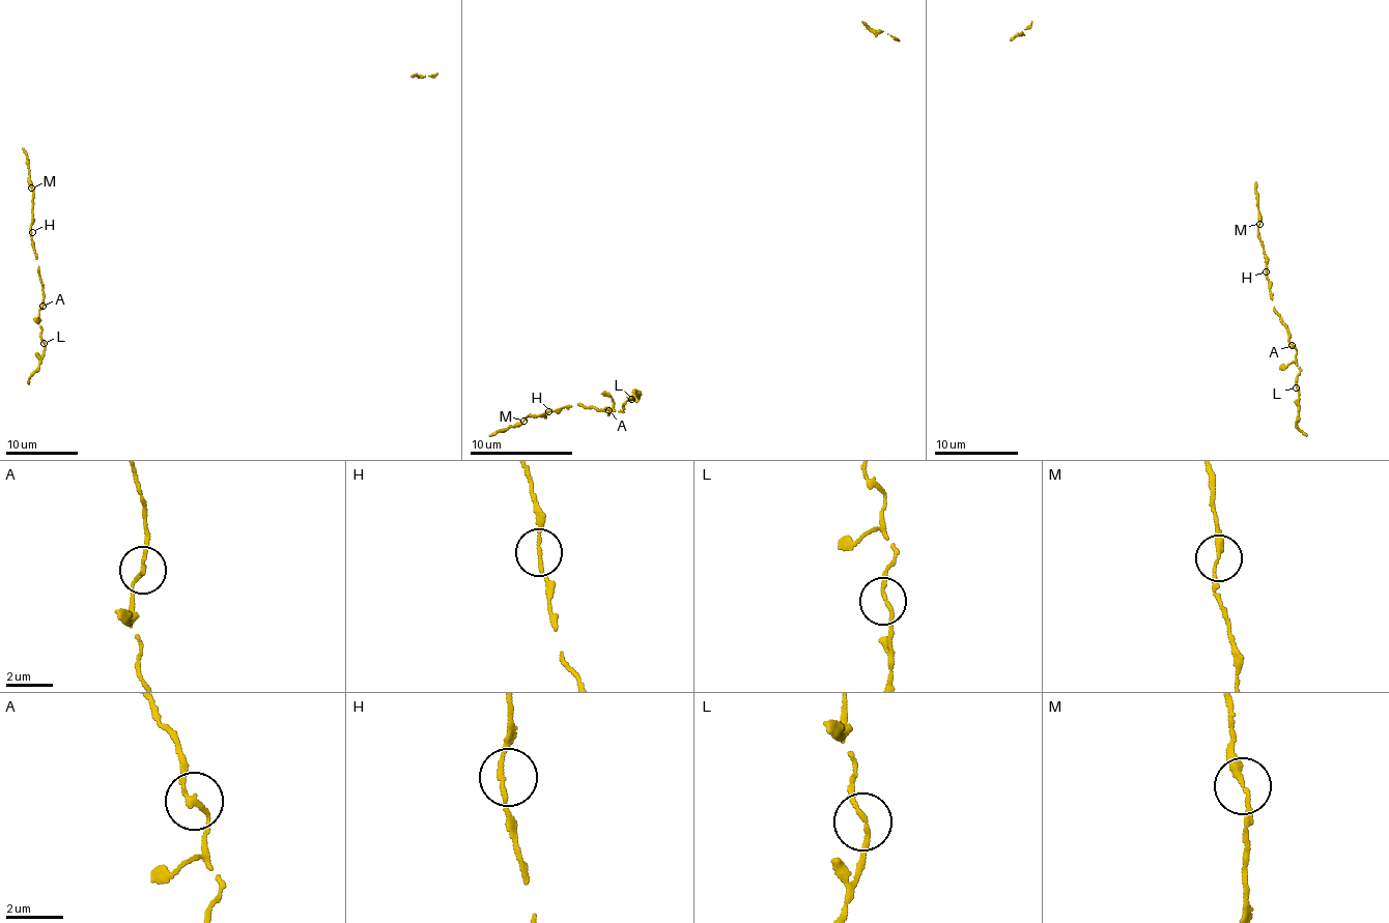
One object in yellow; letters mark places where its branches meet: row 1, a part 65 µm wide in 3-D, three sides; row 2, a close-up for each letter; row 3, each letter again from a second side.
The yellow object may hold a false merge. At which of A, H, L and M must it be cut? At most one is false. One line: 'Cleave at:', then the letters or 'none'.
Cleave at: none

